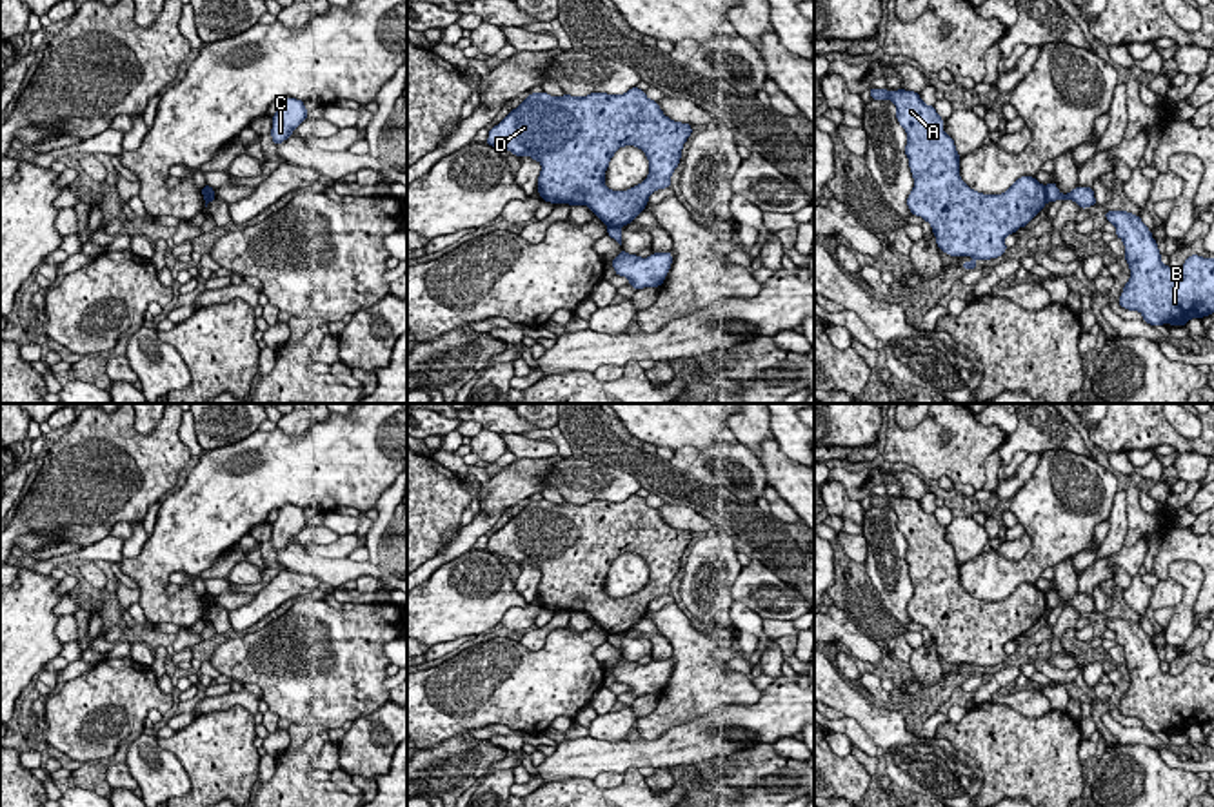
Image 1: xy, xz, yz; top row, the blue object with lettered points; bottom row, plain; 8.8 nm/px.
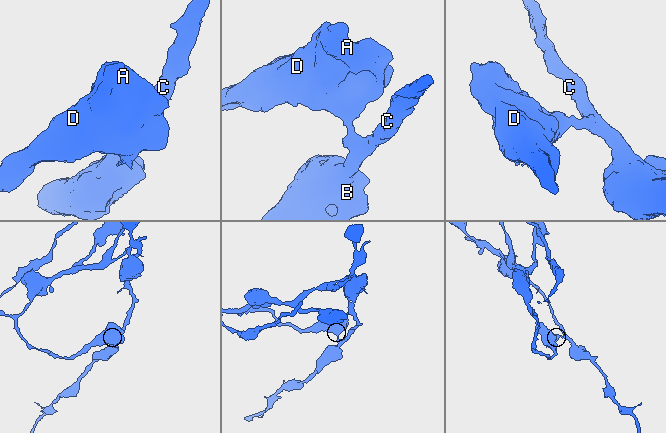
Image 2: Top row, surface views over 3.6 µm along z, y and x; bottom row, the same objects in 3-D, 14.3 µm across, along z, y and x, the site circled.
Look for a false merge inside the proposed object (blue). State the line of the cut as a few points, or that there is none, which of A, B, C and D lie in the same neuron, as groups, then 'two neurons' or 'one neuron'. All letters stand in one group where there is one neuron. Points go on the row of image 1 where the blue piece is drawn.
cut yz (1044, 186), (1047, 200); groups A D / B C; two neurons

